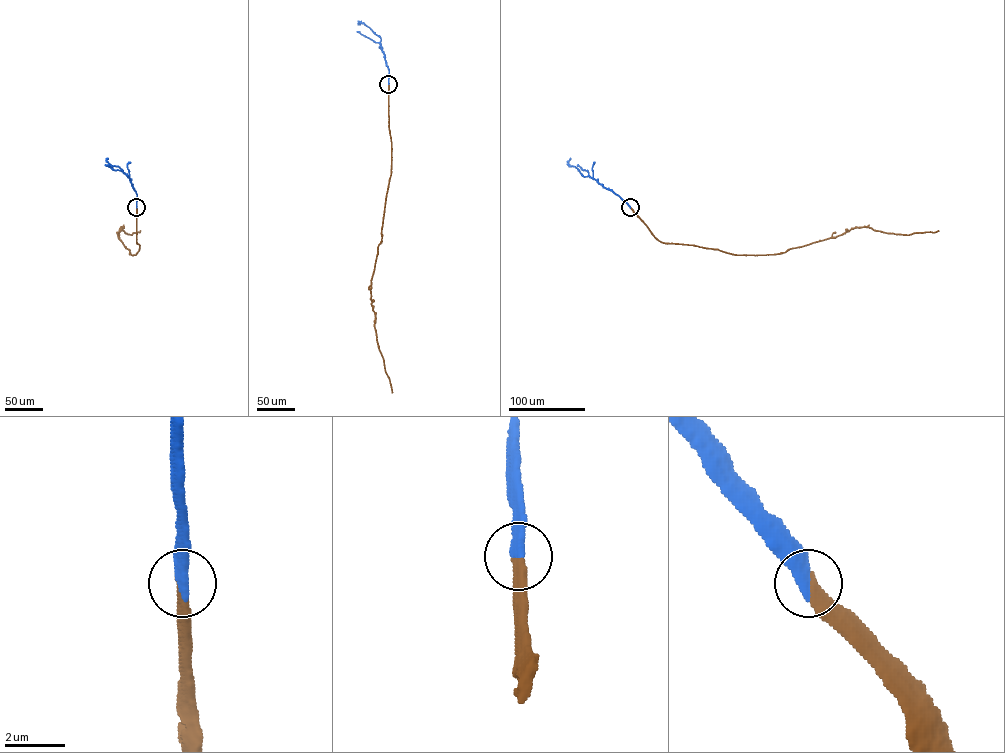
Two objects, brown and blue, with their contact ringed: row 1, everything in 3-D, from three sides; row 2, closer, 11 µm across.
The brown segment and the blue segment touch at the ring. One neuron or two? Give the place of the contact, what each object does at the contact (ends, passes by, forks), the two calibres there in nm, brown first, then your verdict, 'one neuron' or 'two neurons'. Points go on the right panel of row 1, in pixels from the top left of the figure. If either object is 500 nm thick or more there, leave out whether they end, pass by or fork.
at (630, 207); brown ends there; blue ends there; 400 nm thick on the brown side, 460 nm on the other; one neuron

